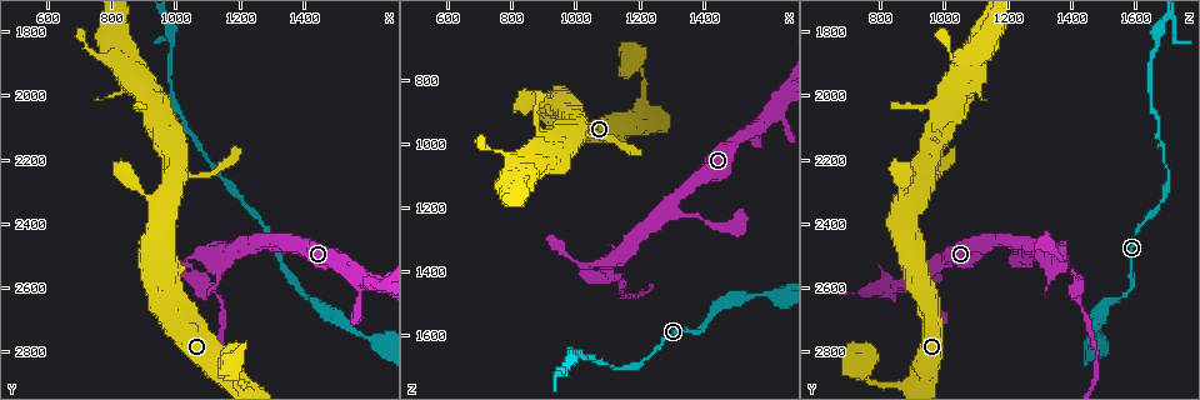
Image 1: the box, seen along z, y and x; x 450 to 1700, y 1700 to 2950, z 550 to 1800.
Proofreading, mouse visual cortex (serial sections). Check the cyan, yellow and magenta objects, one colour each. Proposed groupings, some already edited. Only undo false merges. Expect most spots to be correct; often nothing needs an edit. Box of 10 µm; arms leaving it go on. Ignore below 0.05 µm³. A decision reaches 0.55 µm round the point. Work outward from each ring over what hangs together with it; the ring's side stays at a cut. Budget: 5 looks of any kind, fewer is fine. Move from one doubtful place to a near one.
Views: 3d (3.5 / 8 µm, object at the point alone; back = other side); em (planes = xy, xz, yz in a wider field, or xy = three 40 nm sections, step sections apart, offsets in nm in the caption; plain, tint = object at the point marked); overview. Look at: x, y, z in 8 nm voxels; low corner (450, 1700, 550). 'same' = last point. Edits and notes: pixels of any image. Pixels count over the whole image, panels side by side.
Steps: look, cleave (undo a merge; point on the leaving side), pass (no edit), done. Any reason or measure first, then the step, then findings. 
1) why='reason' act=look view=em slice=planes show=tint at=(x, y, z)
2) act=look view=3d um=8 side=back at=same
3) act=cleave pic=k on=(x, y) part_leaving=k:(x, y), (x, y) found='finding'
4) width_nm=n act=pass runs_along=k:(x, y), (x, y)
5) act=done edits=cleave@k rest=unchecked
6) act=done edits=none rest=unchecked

why='a fork' act=look view=3d um=3.5 at=(1060, 2500, 1370)

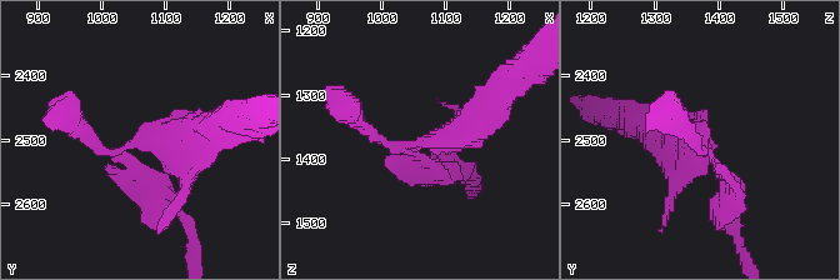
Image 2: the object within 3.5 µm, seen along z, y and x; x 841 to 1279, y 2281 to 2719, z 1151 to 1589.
arms=3 arm_widths_nm=150,250,450 act=look view=em slice=xy step=5 show=tint at=(1060, 2505, 1375)

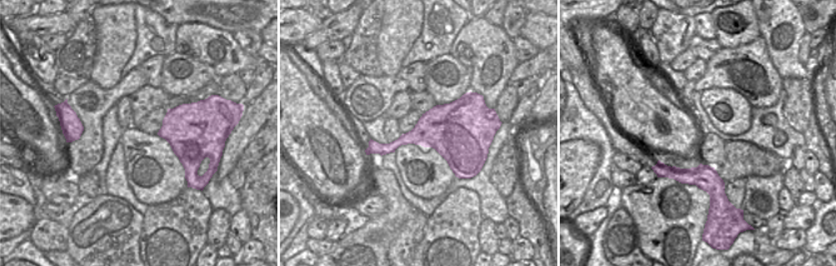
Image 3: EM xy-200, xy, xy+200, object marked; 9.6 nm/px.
act=cleave pic=2 on=(725, 198) part_leaving=2:(714, 163), (743, 255) found='two cells meet here'

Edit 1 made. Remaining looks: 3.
why='thick turns thin' act=look view=3d um=8 at=(1430, 2650, 1520)

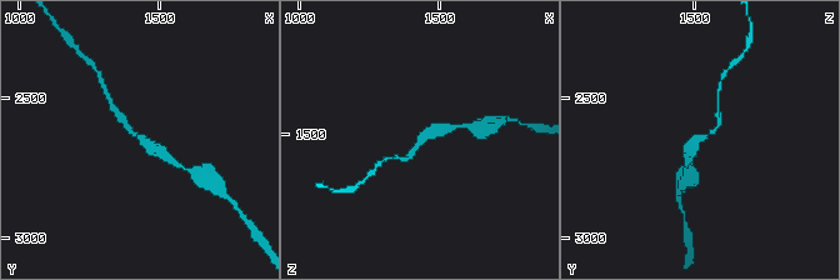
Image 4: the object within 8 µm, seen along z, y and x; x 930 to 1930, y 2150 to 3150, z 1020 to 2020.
act=look view=3d um=3.5 at=same

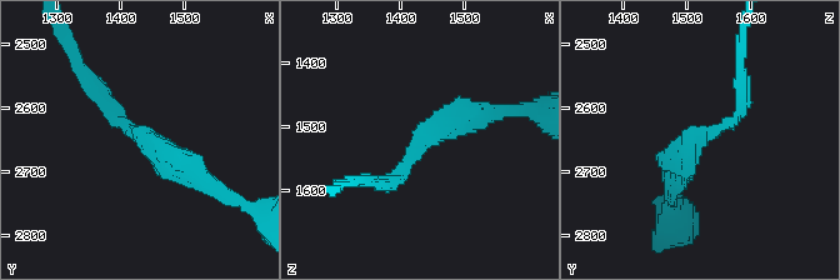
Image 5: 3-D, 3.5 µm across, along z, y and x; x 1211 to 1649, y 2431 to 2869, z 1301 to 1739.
act=pass runs_along=5:(94, 90), (129, 129), (209, 183) found='all the same cell'

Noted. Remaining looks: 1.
act=done edits=cleave@2 rest=unchecked

